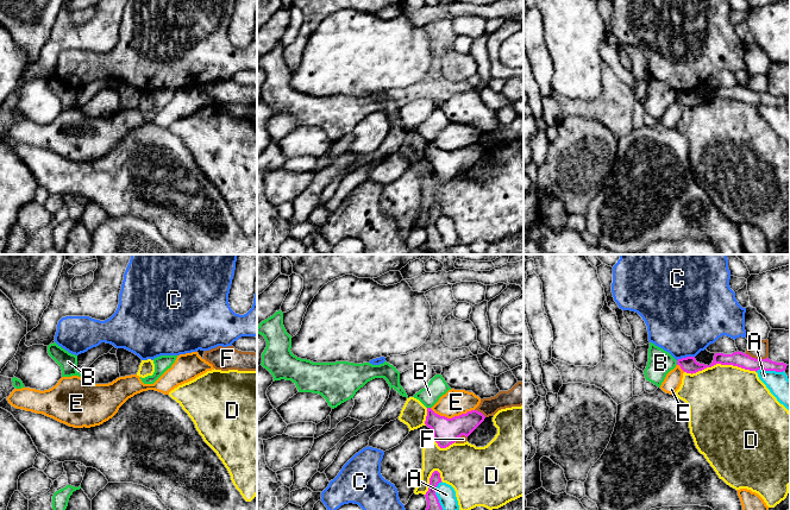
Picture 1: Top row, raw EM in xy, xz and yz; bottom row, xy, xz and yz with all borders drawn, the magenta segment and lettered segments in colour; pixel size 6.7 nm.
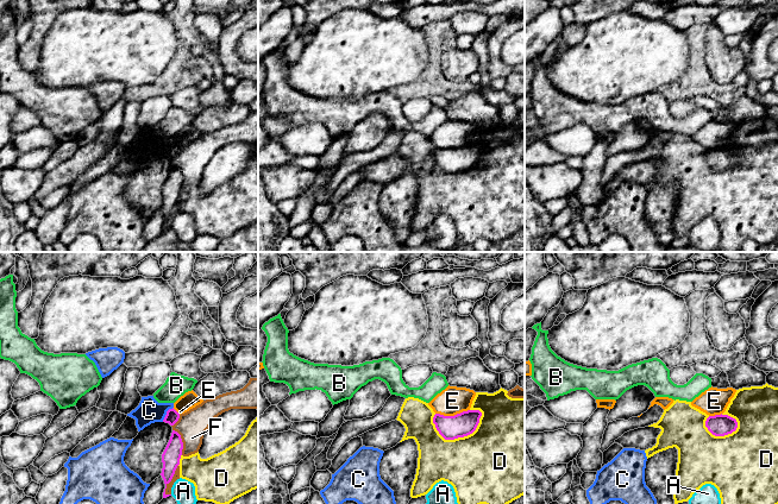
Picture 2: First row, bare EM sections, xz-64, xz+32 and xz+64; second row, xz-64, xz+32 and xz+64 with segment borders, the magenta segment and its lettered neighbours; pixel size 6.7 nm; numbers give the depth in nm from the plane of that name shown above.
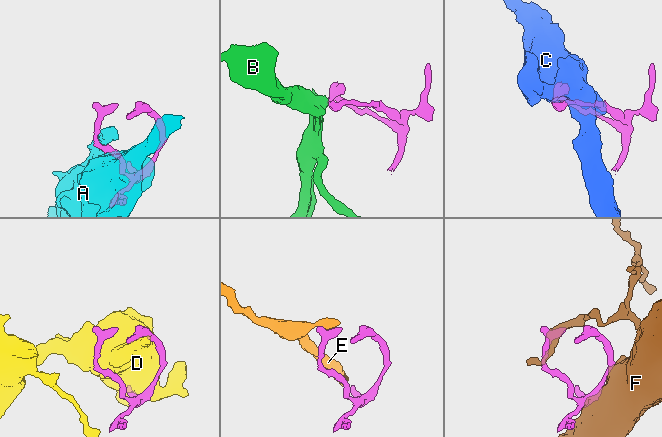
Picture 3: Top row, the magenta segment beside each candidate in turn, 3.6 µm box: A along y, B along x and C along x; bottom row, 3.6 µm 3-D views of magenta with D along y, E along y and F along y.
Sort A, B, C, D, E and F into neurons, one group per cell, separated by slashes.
A / B / C / D / E / F

